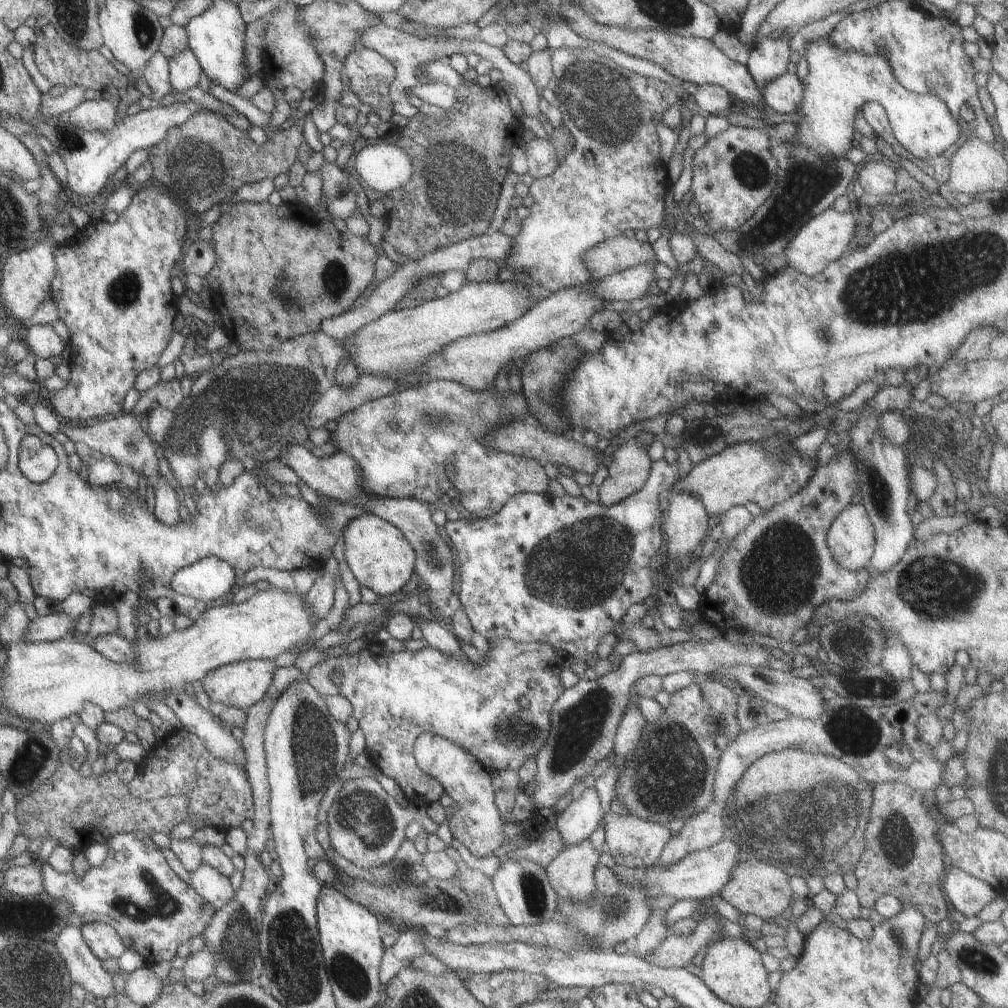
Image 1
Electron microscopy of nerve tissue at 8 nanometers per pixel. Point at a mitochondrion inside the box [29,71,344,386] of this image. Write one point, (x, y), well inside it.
(194, 169)

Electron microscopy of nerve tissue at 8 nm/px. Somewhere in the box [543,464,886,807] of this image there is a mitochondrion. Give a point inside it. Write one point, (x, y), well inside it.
(779, 575)

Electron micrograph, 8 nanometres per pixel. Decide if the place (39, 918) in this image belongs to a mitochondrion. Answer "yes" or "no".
yes

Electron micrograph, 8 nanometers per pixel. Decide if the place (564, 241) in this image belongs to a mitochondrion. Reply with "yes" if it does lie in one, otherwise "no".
yes

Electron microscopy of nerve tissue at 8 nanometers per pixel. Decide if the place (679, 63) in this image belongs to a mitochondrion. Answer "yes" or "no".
no

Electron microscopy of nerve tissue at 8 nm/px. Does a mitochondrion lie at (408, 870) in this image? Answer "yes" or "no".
yes

